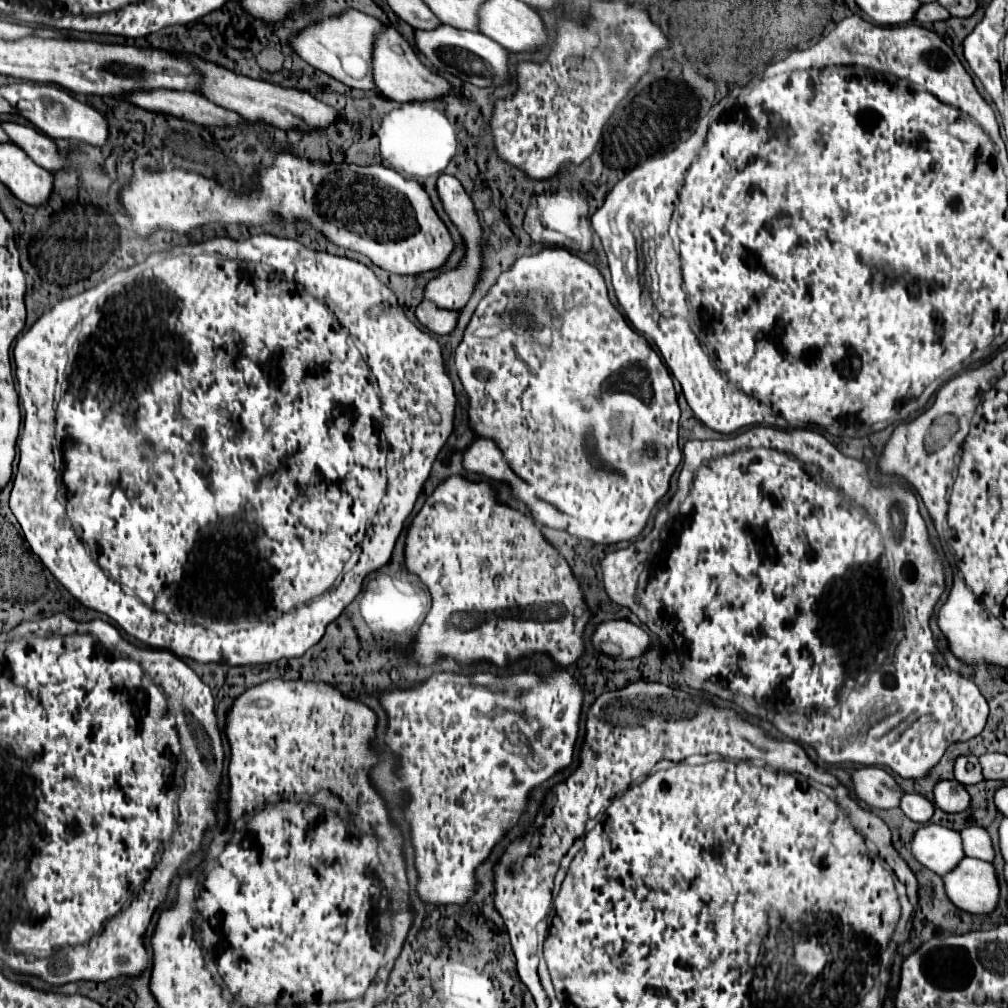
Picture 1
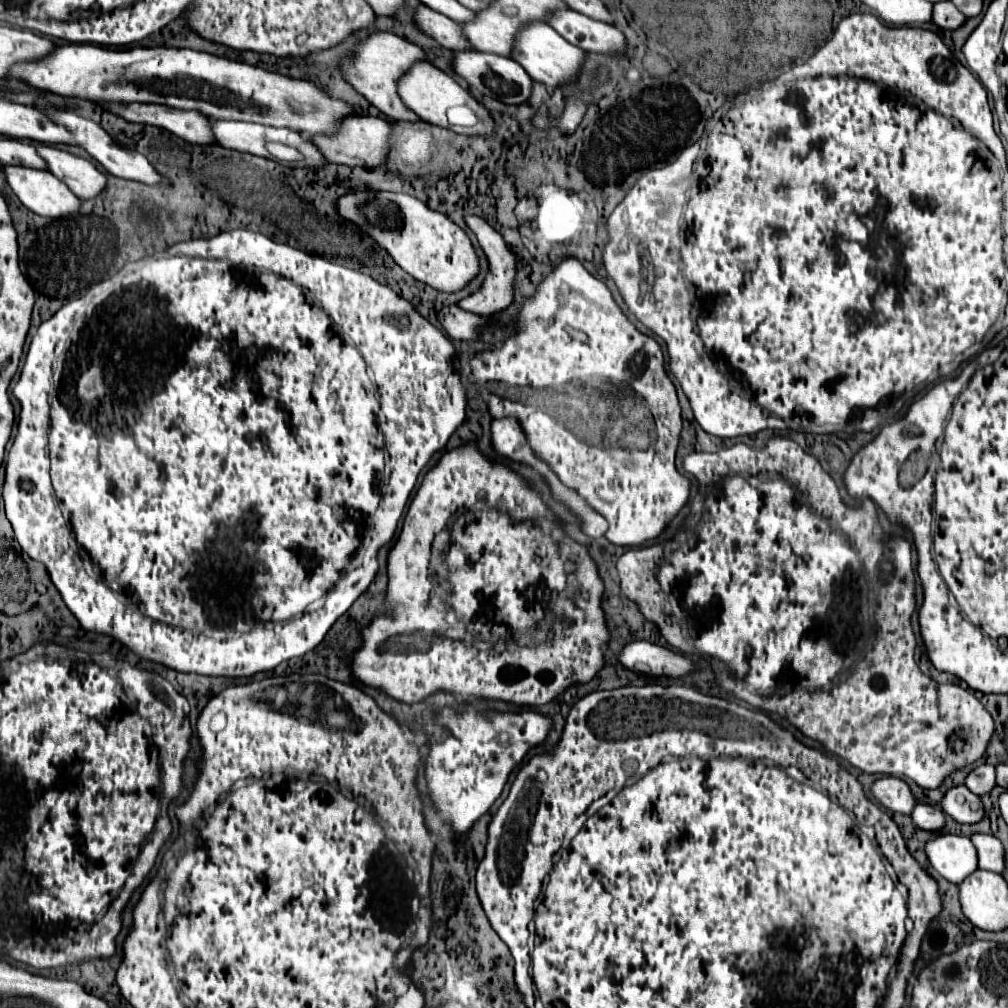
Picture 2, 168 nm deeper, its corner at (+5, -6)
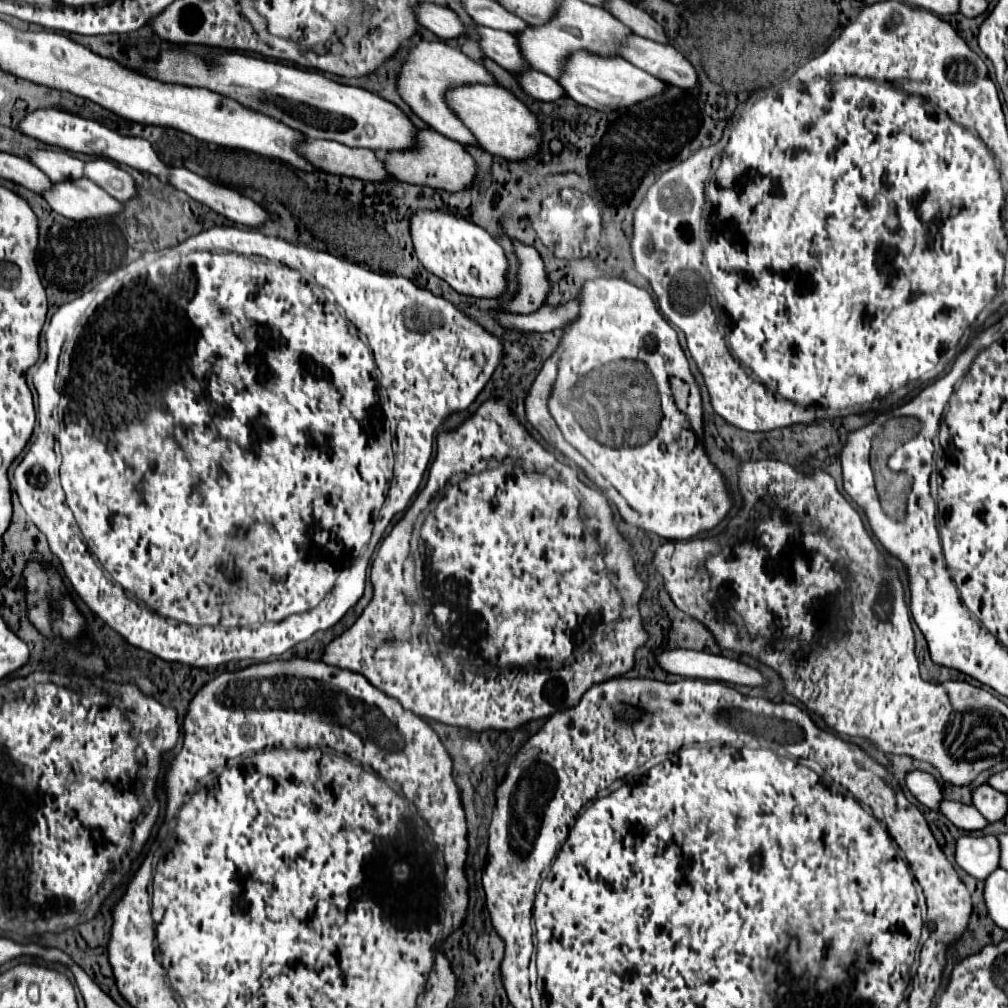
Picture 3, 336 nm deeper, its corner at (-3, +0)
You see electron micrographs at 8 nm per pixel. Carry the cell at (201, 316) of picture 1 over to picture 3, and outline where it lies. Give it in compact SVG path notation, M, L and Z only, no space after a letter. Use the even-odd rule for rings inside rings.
M134 225L126 233L126 244L127 250L122 265L118 269L115 269L114 272L112 271L108 275L104 275L100 281L96 281L80 297L60 306L52 316L49 326L45 331L47 355L45 361L37 368L33 375L33 383L34 377L40 377L40 385L34 383L38 393L39 407L37 418L40 426L40 435L32 441L28 453L24 455L22 463L14 471L16 493L20 497L20 503L22 503L24 511L26 511L26 515L48 537L50 551L60 559L62 569L64 569L66 577L70 579L70 583L74 585L74 589L78 591L78 595L86 601L86 605L104 623L108 623L114 631L118 631L130 645L140 647L140 649L144 649L144 651L148 651L148 653L152 653L152 655L156 655L156 657L160 657L164 661L186 663L186 665L192 665L192 667L218 667L218 665L234 661L234 659L236 661L240 661L240 659L252 659L256 663L278 659L284 651L288 651L296 643L306 641L316 631L328 629L334 623L338 623L344 617L344 613L358 603L358 599L364 593L364 581L366 581L366 569L368 569L370 557L372 557L375 549L384 537L384 533L390 521L392 521L392 517L398 511L404 511L408 507L412 495L419 488L432 454L434 433L438 433L438 429L440 429L442 421L446 419L446 415L450 415L452 411L458 411L458 409L468 409L472 405L472 401L478 397L478 393L484 389L484 385L492 377L494 369L498 367L500 359L504 357L502 341L496 335L492 335L490 331L486 331L482 325L478 325L474 319L470 319L464 313L460 313L450 301L446 301L444 297L438 297L438 295L430 293L428 289L416 287L410 279L396 277L396 275L374 273L374 271L368 271L368 269L360 267L358 263L350 263L350 261L338 259L338 257L334 257L330 253L312 251L312 249L306 249L306 247L300 247L300 245L292 245L292 243L286 243L286 241L282 241L278 237L266 237L259 230L241 229L235 226L216 226L193 235L186 239L186 241L178 243L178 245L156 249L156 227L140 229L138 225ZM392 434L396 437L396 440L394 440L394 449L396 451L394 457L394 477L392 477ZM328 593L336 593L336 601L324 601L324 597L328 597Z

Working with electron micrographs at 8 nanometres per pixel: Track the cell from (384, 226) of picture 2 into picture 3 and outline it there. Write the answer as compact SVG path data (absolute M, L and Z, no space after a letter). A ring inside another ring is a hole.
M416 211L410 219L412 241L422 265L462 295L498 299L506 293L508 259L504 249L482 227L440 211Z

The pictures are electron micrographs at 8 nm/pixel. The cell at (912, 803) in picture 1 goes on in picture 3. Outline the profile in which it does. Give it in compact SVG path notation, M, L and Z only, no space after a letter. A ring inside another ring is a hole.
M942 801L940 811L960 829L964 831L980 831L988 825L984 821L984 815L976 811L974 805L964 805L964 803L954 803L954 801Z

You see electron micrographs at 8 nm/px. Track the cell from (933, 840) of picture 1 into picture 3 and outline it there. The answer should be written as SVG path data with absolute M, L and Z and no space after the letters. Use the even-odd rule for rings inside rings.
M962 835L956 843L956 863L976 879L986 879L1000 867L1000 843L994 835Z

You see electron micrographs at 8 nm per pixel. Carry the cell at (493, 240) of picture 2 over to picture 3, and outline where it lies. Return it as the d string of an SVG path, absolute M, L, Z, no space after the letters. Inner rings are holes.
M514 241L514 249L520 259L520 291L506 305L506 311L526 315L538 311L544 305L550 291L550 283L548 283L544 261L534 247Z

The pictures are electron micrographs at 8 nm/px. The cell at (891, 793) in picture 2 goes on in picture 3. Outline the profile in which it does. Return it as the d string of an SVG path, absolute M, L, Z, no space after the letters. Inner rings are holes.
M912 771L906 775L906 783L908 783L908 791L926 807L930 809L938 809L942 803L942 789L938 785L938 781L924 771Z

